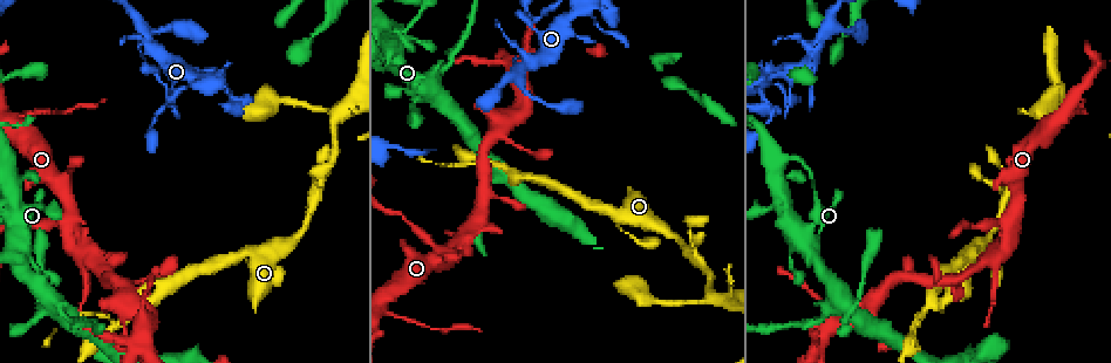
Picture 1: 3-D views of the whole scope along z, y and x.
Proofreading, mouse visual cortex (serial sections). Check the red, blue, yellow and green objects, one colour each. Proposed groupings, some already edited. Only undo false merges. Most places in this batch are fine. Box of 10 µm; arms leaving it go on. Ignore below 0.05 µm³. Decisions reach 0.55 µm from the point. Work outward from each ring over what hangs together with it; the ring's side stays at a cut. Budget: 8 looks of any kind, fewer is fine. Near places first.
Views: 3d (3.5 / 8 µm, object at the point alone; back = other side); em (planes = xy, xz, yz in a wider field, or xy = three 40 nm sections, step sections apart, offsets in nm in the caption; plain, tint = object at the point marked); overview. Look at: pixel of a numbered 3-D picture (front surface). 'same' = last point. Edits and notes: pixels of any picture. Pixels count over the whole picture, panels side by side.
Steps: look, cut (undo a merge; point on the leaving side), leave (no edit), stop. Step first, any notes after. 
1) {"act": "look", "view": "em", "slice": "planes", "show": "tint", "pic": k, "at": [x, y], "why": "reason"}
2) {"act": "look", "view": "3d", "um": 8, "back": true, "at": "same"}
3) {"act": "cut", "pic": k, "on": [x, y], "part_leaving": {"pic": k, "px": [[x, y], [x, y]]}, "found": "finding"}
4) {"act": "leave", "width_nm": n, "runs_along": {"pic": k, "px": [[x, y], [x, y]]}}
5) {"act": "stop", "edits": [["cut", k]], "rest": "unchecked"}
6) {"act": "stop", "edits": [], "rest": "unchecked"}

{"act": "look", "view": "3d", "um": 3.5, "pic": 1, "at": [614, 31], "why": "thick turns thin"}

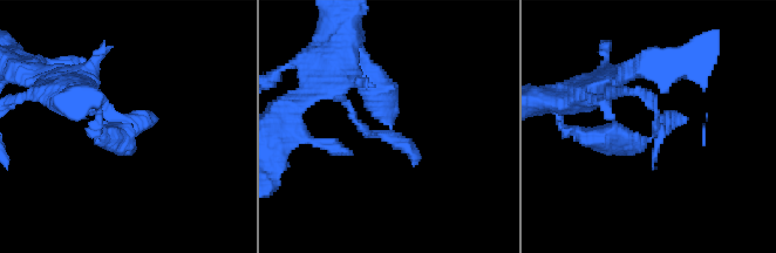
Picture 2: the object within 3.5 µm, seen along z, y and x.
{"act": "leave", "found": "one cell here"}

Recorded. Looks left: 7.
{"act": "look", "view": "3d", "um": 3.5, "pic": 1, "at": [316, 198], "why": "branch point"}

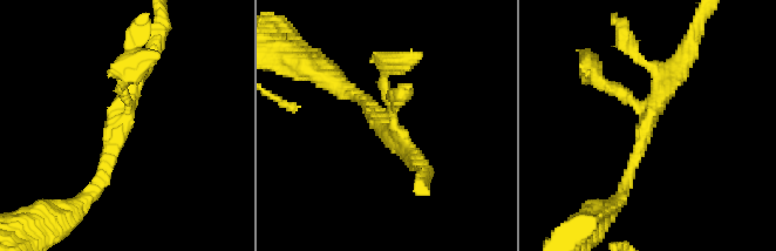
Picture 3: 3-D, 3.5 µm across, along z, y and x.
{"act": "look", "view": "em", "slice": "xy", "step": 3, "show": "tint", "pic": 3, "at": [387, 119]}

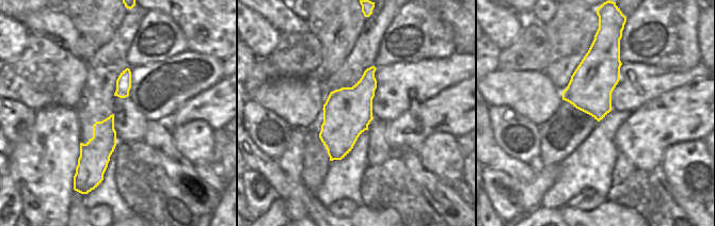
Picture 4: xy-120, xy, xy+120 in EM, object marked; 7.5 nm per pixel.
{"act": "leave", "runs_along": {"pic": 3, "px": [[625, 181], [658, 95], [685, 55]]}, "found": "one cell here"}

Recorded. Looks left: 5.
{"act": "look", "view": "3d", "um": 3.5, "back": true, "pic": 1, "at": [1009, 225], "why": "branch point"}

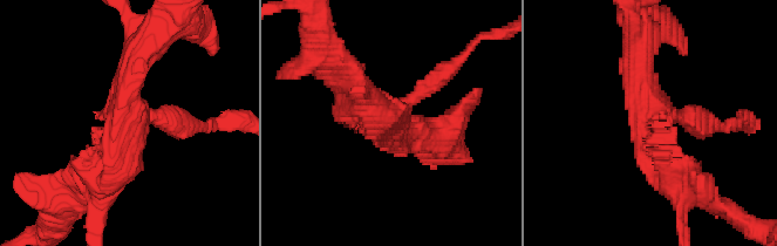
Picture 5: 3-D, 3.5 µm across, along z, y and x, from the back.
{"act": "look", "view": "em", "slice": "xy", "step": 5, "show": "tint", "pic": 5, "at": [656, 114], "why": "shape alone is not enough"}

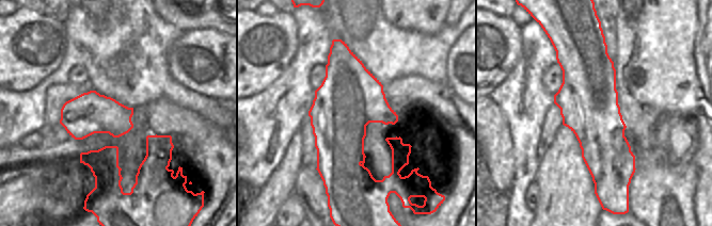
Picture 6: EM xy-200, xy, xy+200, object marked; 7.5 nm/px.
{"act": "look", "view": "em", "slice": "planes", "show": "tint", "at": "same"}

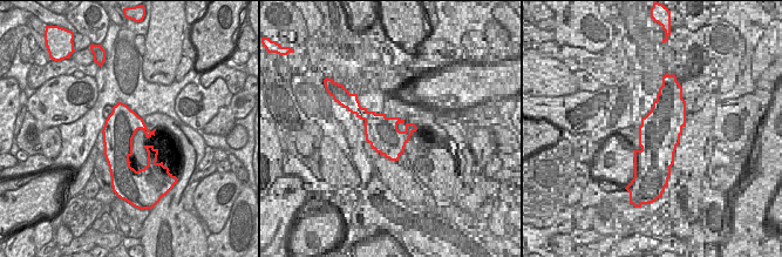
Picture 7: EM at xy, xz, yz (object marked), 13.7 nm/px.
{"act": "leave", "runs_along": {"pic": 5, "px": [[142, 48], [130, 152], [102, 182]]}, "found": "all the same cell"}

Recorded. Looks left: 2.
{"act": "stop", "edits": [], "rest": "unchecked"}

